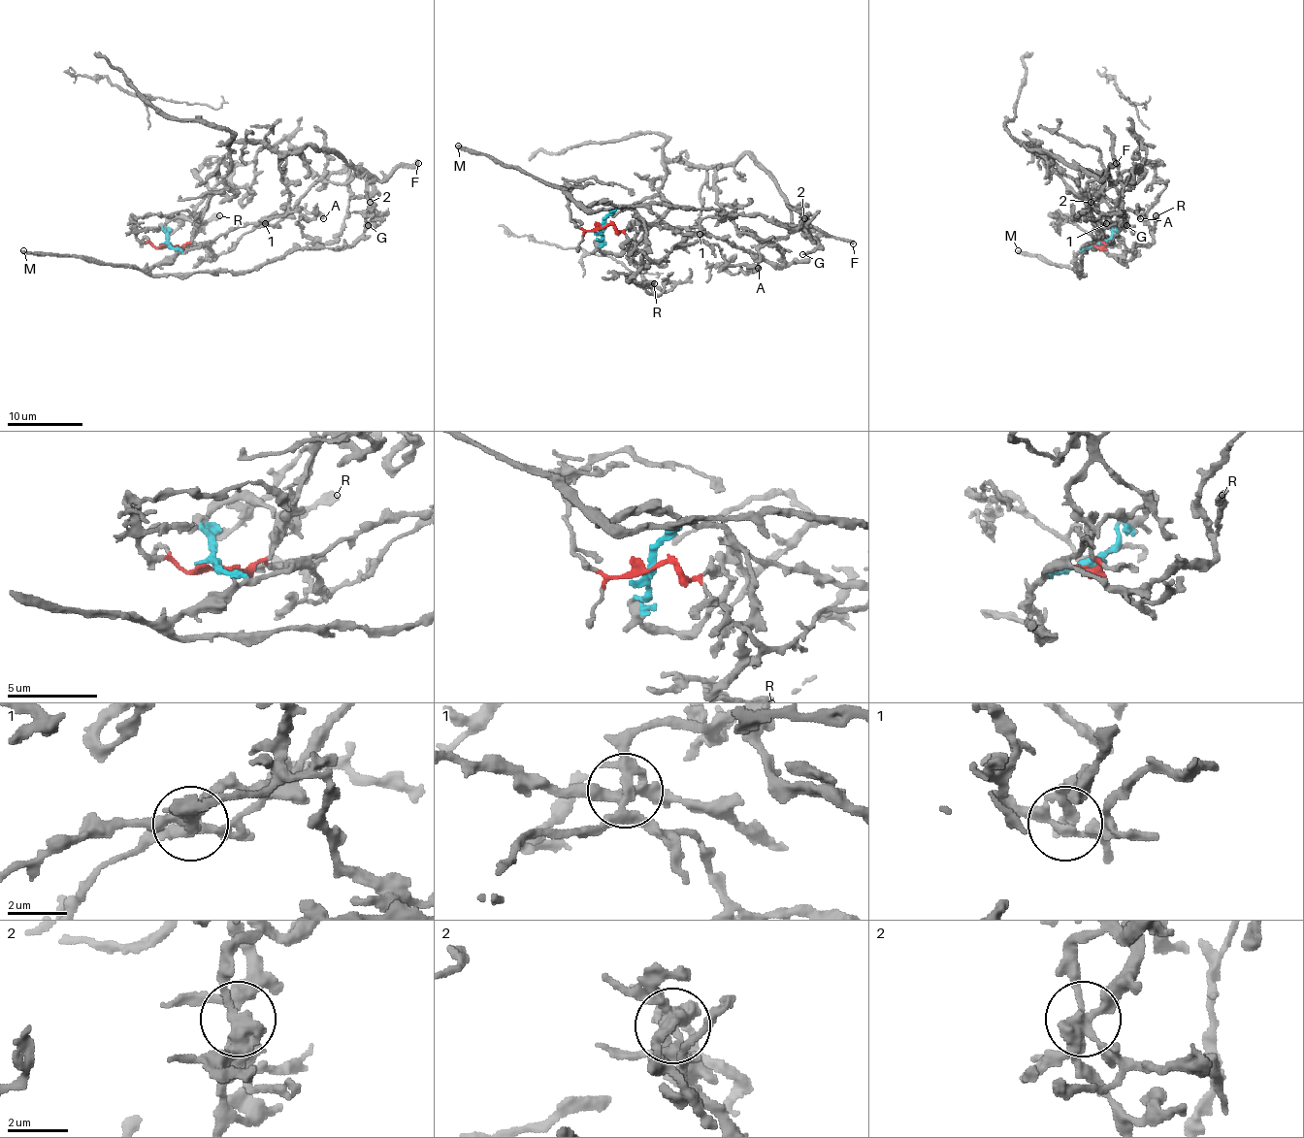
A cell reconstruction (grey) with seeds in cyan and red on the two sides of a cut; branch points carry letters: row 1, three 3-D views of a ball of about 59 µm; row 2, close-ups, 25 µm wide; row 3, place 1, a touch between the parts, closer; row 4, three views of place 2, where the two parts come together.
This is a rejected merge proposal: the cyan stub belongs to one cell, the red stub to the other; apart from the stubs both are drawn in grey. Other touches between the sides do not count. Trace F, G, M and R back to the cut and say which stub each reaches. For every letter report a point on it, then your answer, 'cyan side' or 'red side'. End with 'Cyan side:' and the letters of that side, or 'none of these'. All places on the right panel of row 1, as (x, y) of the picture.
F: (1116, 163) | red side
G: (1126, 225) | red side
M: (1018, 250) | cyan side
R: (1156, 215) | cyan side
Cyan side: M, R

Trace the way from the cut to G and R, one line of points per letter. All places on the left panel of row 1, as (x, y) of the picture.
G: (169, 246), (189, 241), (213, 191), (235, 193), (233, 142), (337, 153), (370, 178), (380, 214), (368, 225)
R: (169, 246), (183, 250), (209, 248), (211, 254), (193, 239), (197, 229), (219, 216)

